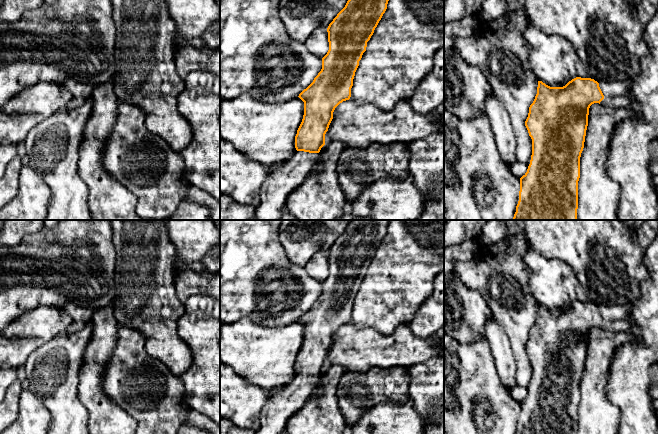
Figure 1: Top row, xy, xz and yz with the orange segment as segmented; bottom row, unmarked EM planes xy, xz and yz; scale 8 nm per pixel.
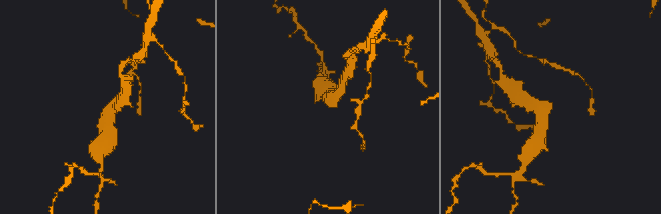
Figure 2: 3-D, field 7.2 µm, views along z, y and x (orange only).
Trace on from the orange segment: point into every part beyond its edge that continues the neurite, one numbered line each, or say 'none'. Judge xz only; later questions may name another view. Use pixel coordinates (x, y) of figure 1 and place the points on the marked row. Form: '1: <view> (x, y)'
1: xz (285, 178)

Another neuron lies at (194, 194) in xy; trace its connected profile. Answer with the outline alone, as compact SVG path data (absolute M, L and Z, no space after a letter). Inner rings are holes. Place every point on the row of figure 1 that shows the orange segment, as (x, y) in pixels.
M190 184L182 200L205 205L210 210L210 220L220 220L220 201L210 196L204 190Z

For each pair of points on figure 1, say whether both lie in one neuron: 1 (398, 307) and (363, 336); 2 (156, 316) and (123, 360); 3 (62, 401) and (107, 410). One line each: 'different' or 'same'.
1: different
2: different
3: different

